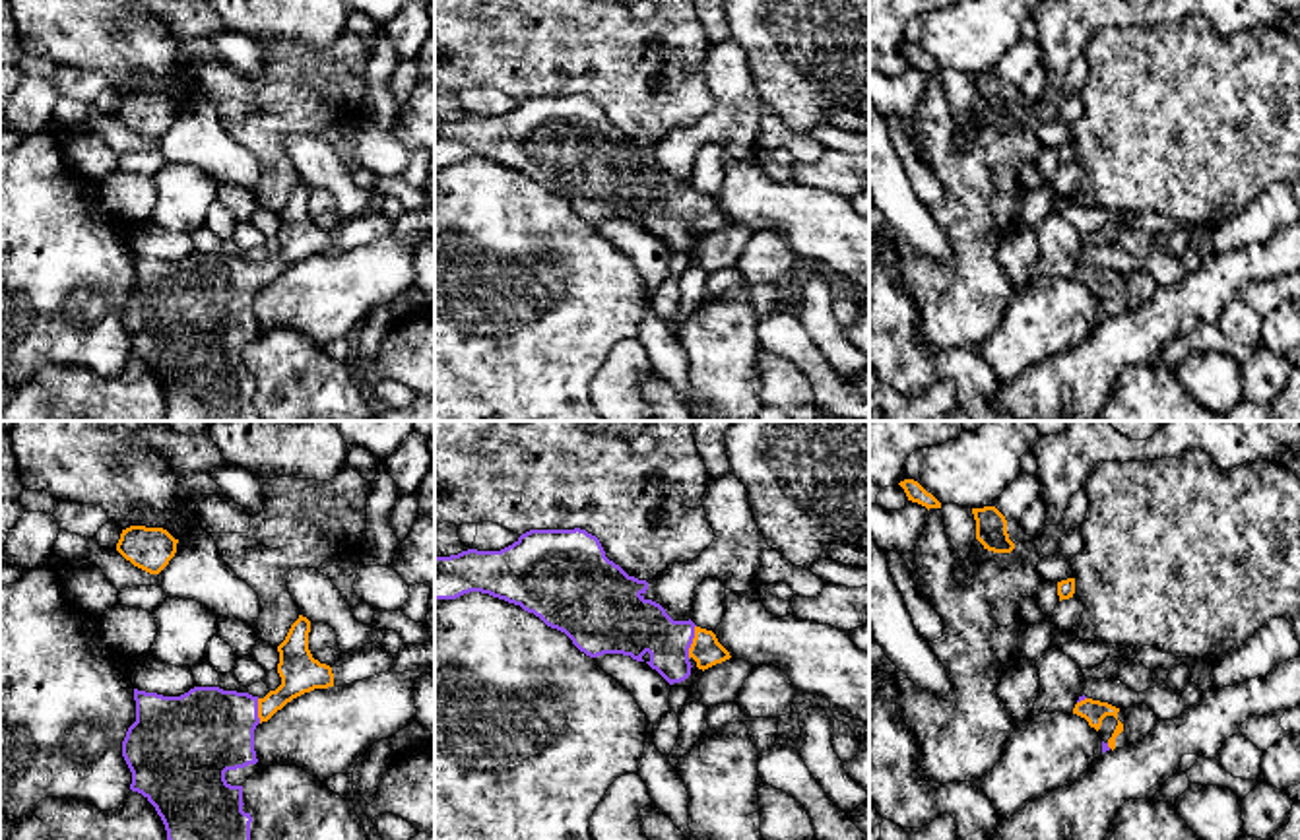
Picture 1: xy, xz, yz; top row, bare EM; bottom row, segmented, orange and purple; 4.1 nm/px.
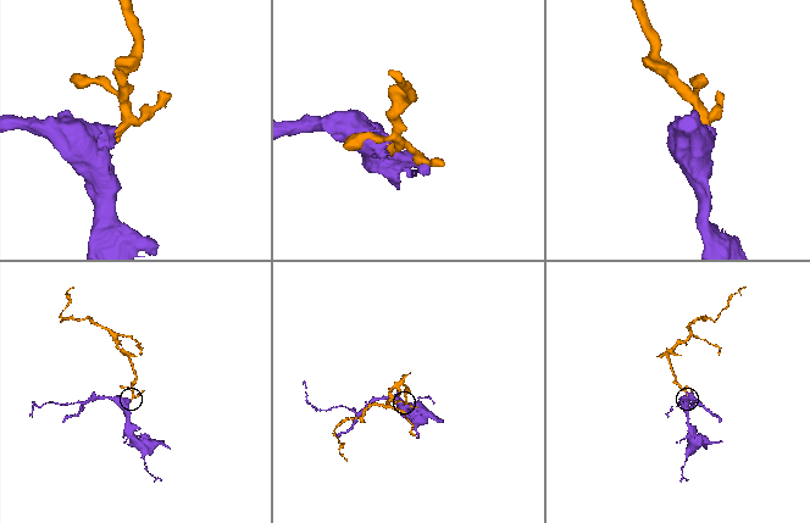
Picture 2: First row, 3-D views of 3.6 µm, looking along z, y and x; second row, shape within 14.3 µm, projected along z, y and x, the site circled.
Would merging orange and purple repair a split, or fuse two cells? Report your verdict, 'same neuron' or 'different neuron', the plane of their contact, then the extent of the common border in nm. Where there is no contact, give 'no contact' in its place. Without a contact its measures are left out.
same neuron; contact in xz; length 140 nm

